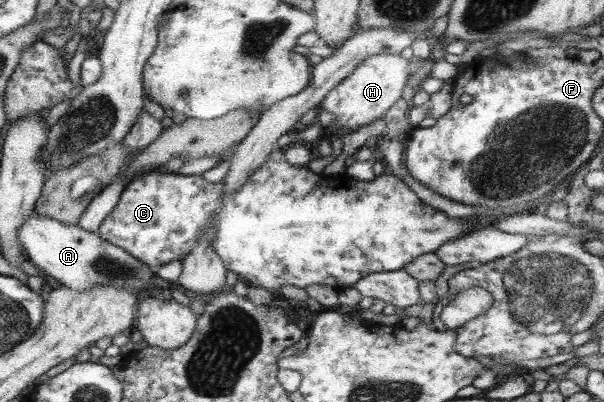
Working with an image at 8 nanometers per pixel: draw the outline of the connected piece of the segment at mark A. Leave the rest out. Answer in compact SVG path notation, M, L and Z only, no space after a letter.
M36 211L18 229L18 240L27 260L54 277L61 286L75 292L87 292L93 285L115 285L144 298L160 282L154 268L114 243L101 239L97 233L85 231L78 224L65 225Z

